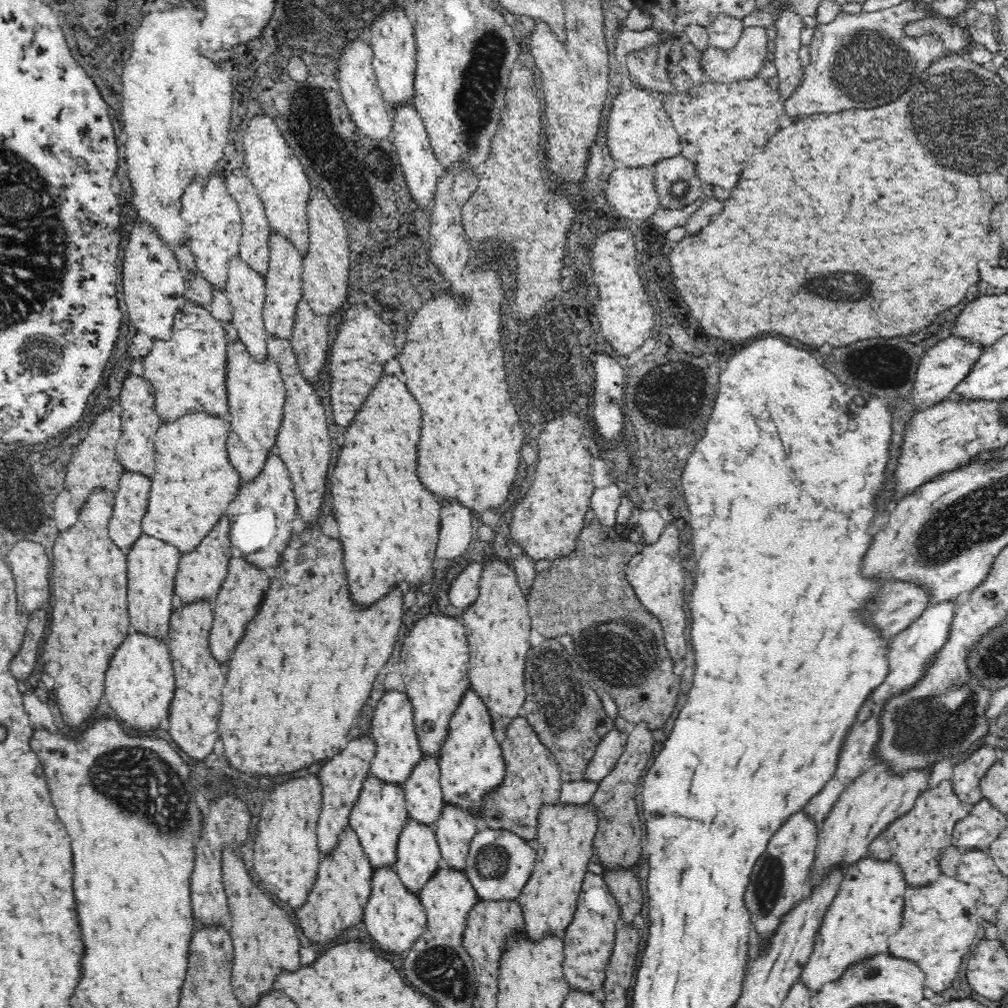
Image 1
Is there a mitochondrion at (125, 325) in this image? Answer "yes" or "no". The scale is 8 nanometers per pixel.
no

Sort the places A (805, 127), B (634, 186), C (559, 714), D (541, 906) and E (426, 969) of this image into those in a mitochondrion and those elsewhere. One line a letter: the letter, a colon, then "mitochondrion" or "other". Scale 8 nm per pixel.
A: other
B: other
C: mitochondrion
D: other
E: mitochondrion

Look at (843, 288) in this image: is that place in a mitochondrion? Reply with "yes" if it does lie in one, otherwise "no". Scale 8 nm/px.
yes

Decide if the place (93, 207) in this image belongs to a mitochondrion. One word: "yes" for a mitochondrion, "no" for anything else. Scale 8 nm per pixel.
no

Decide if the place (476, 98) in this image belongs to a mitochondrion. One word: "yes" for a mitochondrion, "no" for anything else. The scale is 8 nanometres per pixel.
yes

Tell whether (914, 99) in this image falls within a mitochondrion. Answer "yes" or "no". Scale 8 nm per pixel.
yes

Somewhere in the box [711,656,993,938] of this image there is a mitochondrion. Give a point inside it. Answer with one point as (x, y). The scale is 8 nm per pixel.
(921, 726)

